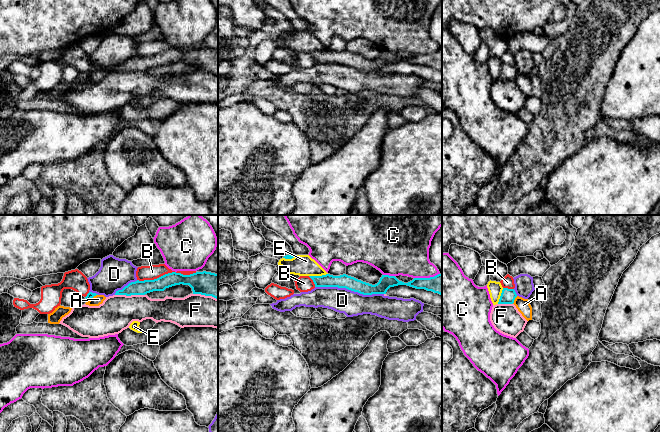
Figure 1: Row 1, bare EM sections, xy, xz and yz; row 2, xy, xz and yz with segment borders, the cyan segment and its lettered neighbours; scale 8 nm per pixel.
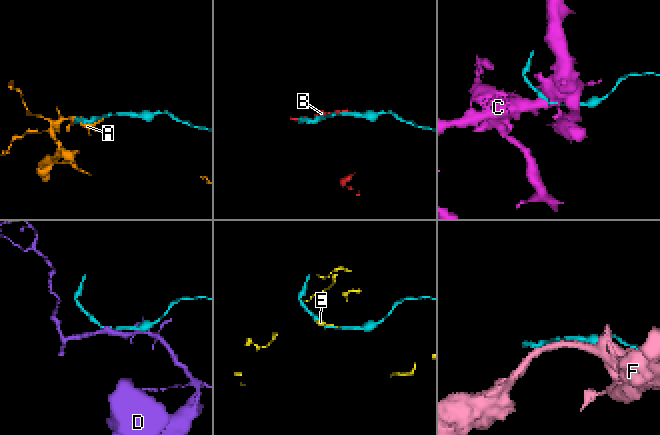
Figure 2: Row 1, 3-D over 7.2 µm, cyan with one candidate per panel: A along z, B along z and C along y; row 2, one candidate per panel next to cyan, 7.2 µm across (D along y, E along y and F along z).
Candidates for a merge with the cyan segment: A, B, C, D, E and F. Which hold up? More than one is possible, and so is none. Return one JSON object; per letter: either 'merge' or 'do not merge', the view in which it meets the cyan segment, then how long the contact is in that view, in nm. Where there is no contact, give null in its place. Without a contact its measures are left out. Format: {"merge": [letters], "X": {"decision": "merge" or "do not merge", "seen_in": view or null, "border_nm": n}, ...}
{"merge": [], "A": {"decision": "do not merge", "seen_in": "xy", "border_nm": 120}, "B": {"decision": "do not merge", "seen_in": "xy", "border_nm": 480}, "C": {"decision": "do not merge", "seen_in": "xz", "border_nm": 100}, "D": {"decision": "do not merge", "seen_in": "xz", "border_nm": 550}, "E": {"decision": "do not merge", "seen_in": "xz", "border_nm": 150}, "F": {"decision": "do not merge", "seen_in": "xy", "border_nm": 240}}

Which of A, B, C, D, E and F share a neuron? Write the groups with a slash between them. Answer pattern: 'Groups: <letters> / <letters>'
Groups: A / B / C / D / E / F

